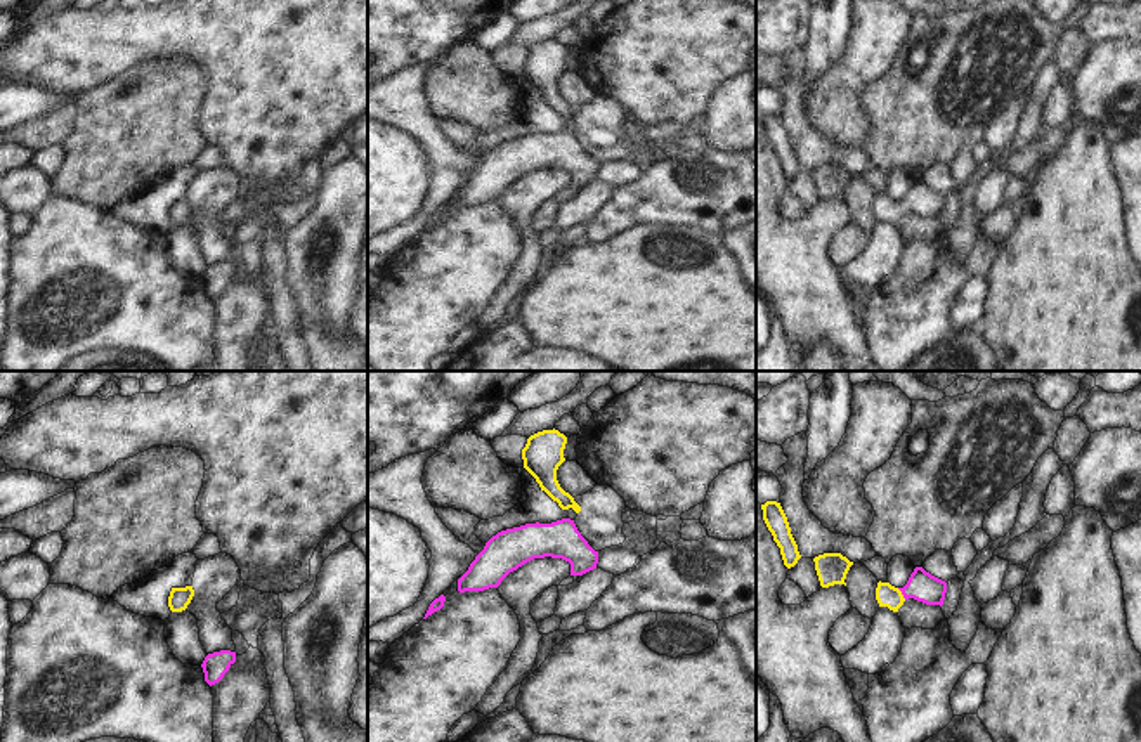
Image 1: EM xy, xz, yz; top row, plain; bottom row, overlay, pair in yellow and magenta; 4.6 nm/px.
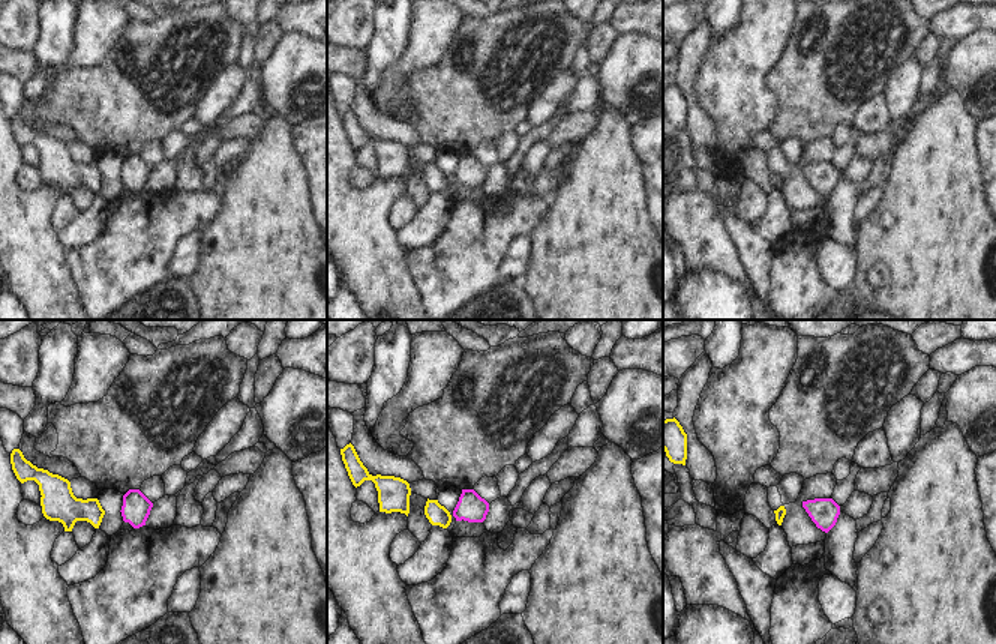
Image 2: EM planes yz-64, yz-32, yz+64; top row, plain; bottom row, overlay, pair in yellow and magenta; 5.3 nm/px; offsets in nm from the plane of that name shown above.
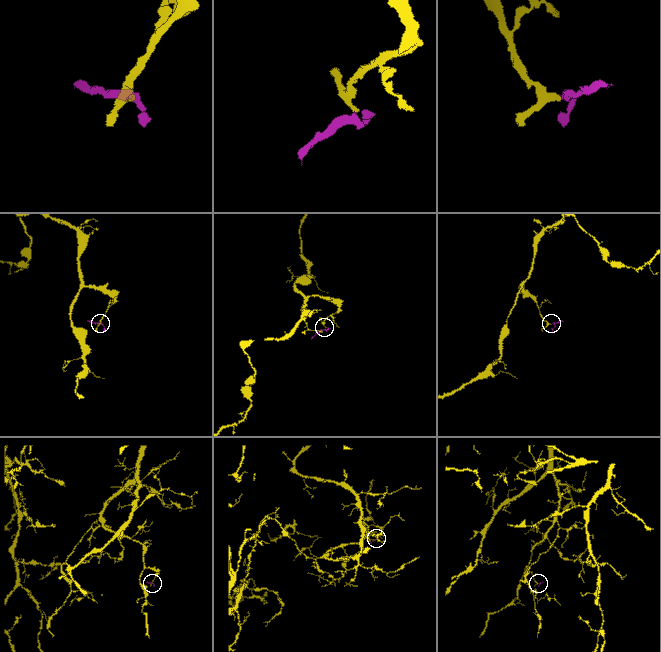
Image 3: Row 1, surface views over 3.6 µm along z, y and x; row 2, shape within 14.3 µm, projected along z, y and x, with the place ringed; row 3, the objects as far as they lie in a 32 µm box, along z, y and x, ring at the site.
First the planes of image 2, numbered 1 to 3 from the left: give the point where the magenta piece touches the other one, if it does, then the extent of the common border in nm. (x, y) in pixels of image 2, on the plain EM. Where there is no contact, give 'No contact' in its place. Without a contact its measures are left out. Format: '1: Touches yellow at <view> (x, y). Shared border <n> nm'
1: No contact
2: No contact
3: No contact

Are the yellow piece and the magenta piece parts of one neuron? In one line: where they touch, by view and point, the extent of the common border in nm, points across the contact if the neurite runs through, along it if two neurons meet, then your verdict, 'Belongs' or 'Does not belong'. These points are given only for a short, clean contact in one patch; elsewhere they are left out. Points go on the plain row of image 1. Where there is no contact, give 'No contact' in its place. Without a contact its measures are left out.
Touches yellow at yz (900, 205). Shared border 70 nm. Path across: yz (886, 207), (900, 205), (923, 198). Belongs

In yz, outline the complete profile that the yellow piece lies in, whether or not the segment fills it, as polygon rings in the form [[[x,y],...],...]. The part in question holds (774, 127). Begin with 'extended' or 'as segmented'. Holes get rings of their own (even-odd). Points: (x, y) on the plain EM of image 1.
as segmented; [[[766,113],[765,116],[761,116],[761,121],[763,121],[763,132],[768,142],[772,144],[773,153],[780,159],[784,177],[787,180],[794,179],[798,172],[801,170],[801,166],[798,163],[798,156],[791,146],[787,128],[780,114]]]

